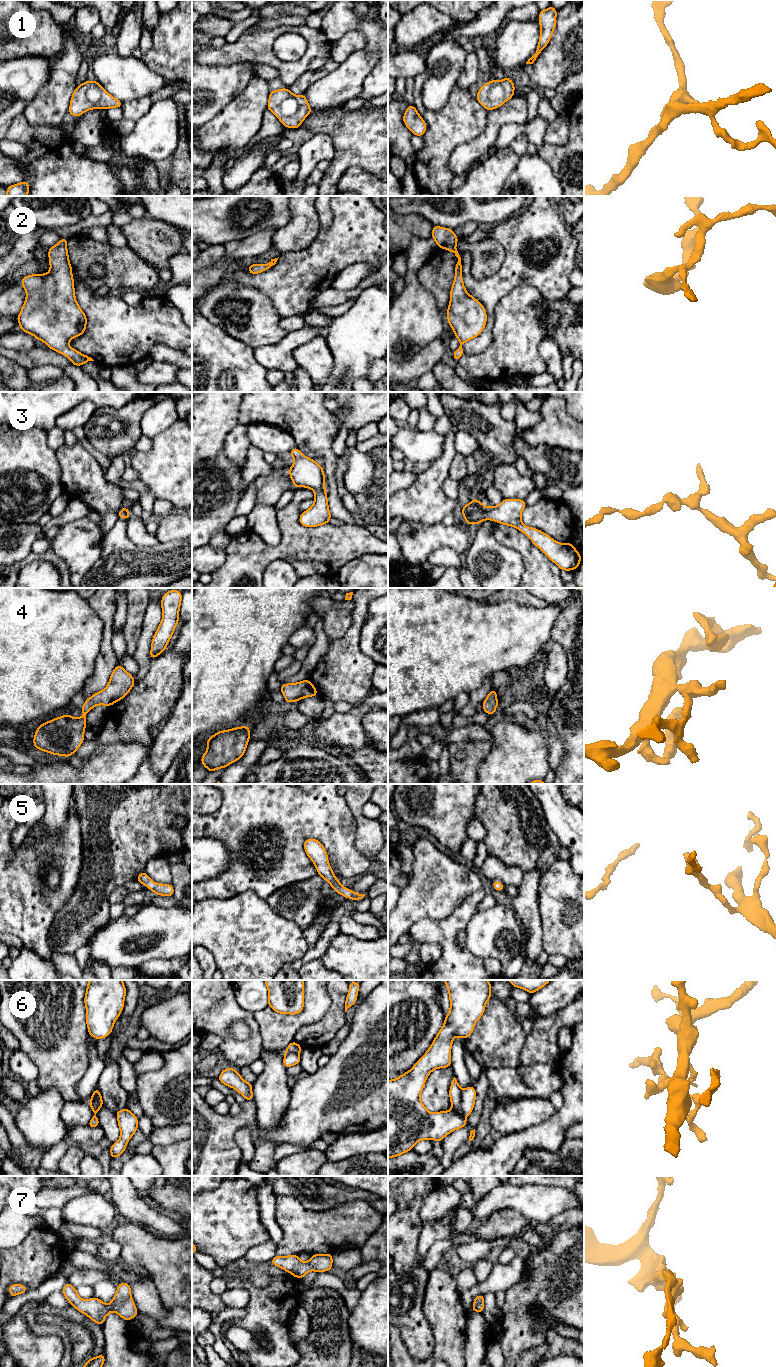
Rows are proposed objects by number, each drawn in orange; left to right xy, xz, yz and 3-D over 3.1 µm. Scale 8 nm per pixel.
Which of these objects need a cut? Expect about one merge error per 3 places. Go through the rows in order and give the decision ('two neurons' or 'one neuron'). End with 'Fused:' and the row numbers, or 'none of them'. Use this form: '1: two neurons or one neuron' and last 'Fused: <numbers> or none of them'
1: one neuron
2: one neuron
3: one neuron
4: one neuron
5: one neuron
6: two neurons
7: one neuron
Fused: 6

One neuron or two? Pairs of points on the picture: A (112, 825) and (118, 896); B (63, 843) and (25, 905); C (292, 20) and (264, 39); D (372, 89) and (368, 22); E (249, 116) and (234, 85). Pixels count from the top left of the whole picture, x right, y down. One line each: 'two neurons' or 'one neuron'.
A: two neurons
B: one neuron
C: two neurons
D: one neuron
E: two neurons

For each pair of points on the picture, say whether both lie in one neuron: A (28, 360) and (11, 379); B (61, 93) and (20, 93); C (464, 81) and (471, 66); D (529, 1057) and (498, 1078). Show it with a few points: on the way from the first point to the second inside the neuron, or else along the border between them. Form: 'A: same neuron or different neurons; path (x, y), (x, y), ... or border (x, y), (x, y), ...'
A: different neurons; border (10, 359), (26, 369)
B: different neurons; border (49, 74), (47, 82), (27, 104), (22, 113)
C: same neuron; path (468, 77), (471, 70)
D: different neurons; border (544, 1064), (520, 1065)

